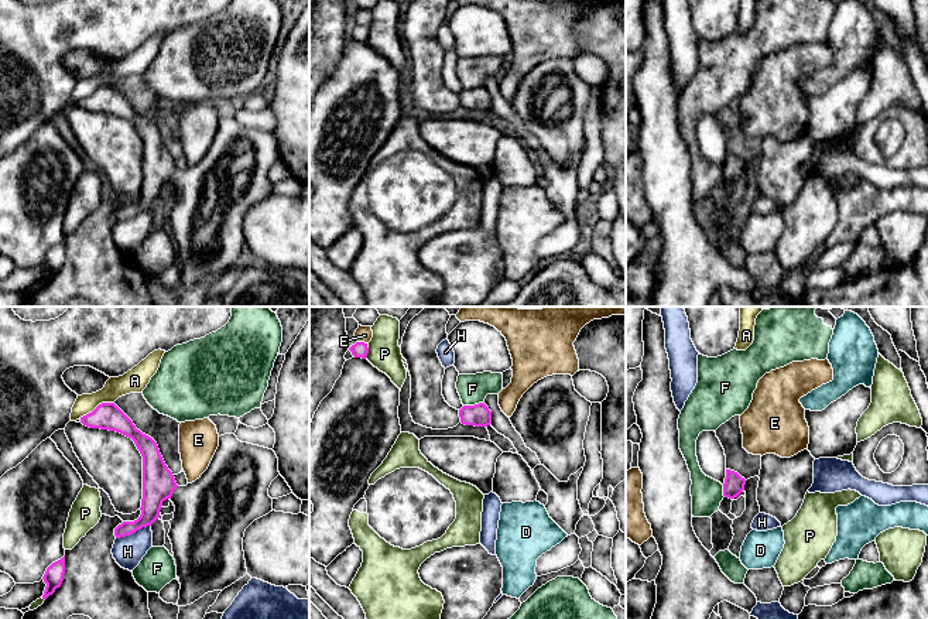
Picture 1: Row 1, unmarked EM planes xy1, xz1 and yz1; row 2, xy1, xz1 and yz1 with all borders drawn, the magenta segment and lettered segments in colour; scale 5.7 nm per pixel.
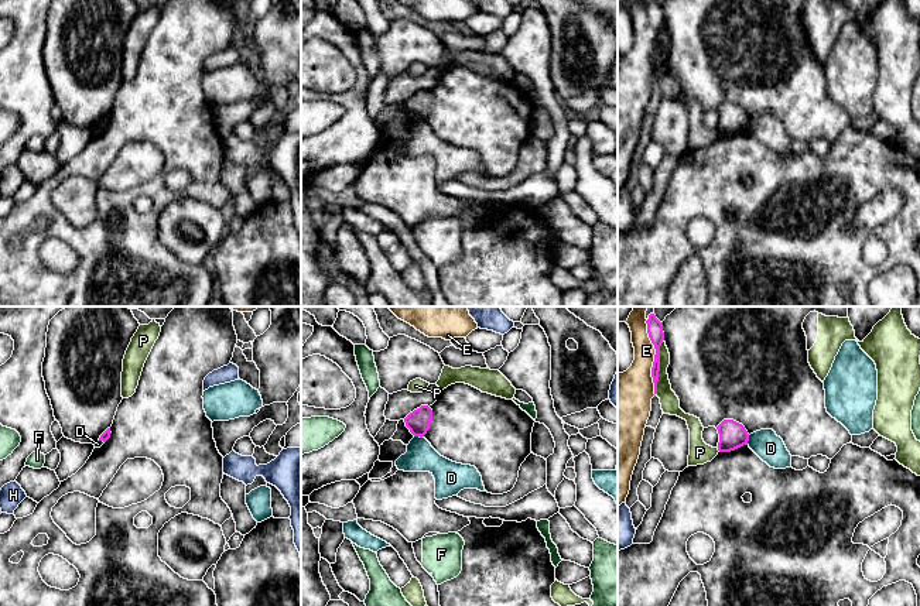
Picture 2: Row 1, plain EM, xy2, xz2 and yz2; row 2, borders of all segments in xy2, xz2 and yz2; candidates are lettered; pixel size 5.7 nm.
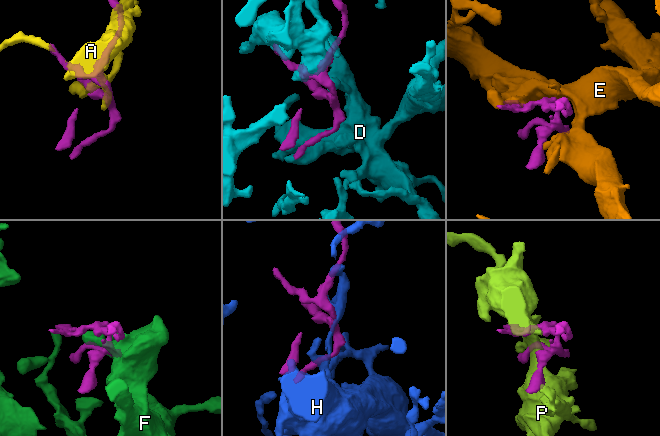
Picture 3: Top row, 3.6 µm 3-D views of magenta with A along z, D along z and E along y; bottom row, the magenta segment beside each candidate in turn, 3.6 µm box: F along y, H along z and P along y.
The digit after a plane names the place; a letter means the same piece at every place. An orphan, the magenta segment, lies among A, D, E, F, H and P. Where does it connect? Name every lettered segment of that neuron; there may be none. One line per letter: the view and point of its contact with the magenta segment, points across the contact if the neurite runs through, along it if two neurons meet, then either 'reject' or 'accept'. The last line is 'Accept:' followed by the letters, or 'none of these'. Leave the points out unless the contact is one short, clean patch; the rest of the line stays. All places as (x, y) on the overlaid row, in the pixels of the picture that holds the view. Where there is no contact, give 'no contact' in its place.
A: meets magenta in xy1 at (98, 406); reject
D: meets magenta in yz2 at (748, 440); border along yz2 (749, 435), (746, 444); reject
E: meets magenta in yz2 at (655, 358); reject
F: meets magenta in xz1 at (475, 404); reject
H: meets magenta in xy1 at (133, 532); reject
P: meets magenta in yz2 at (659, 367); reject
Accept: none of these

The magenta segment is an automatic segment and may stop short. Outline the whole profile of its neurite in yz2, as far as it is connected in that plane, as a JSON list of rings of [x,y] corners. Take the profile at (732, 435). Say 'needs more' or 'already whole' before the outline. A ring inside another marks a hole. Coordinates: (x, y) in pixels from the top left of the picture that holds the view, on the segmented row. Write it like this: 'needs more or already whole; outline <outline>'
already whole; outline [[[724,420],[718,427],[719,452],[731,452],[743,445],[748,445],[749,434],[745,427],[733,420]]]

